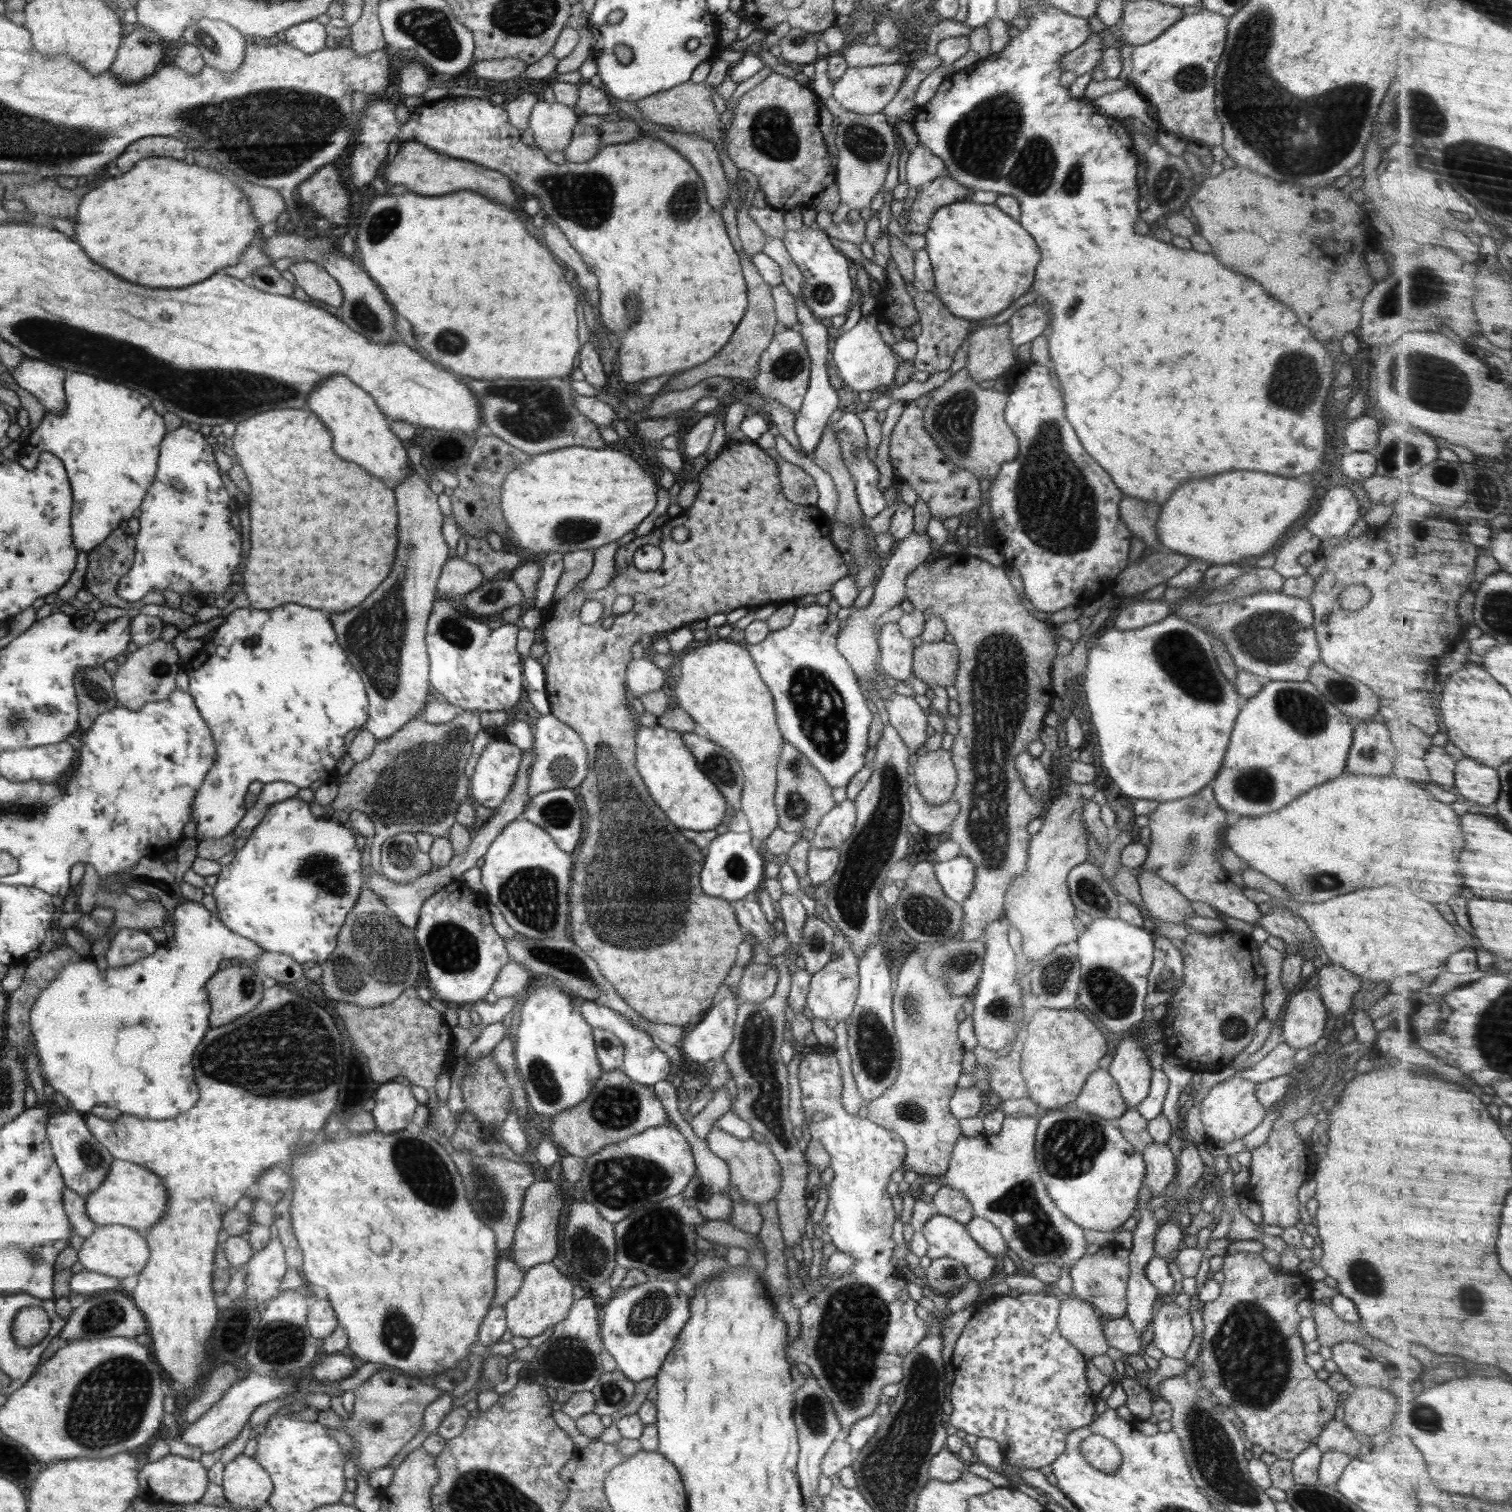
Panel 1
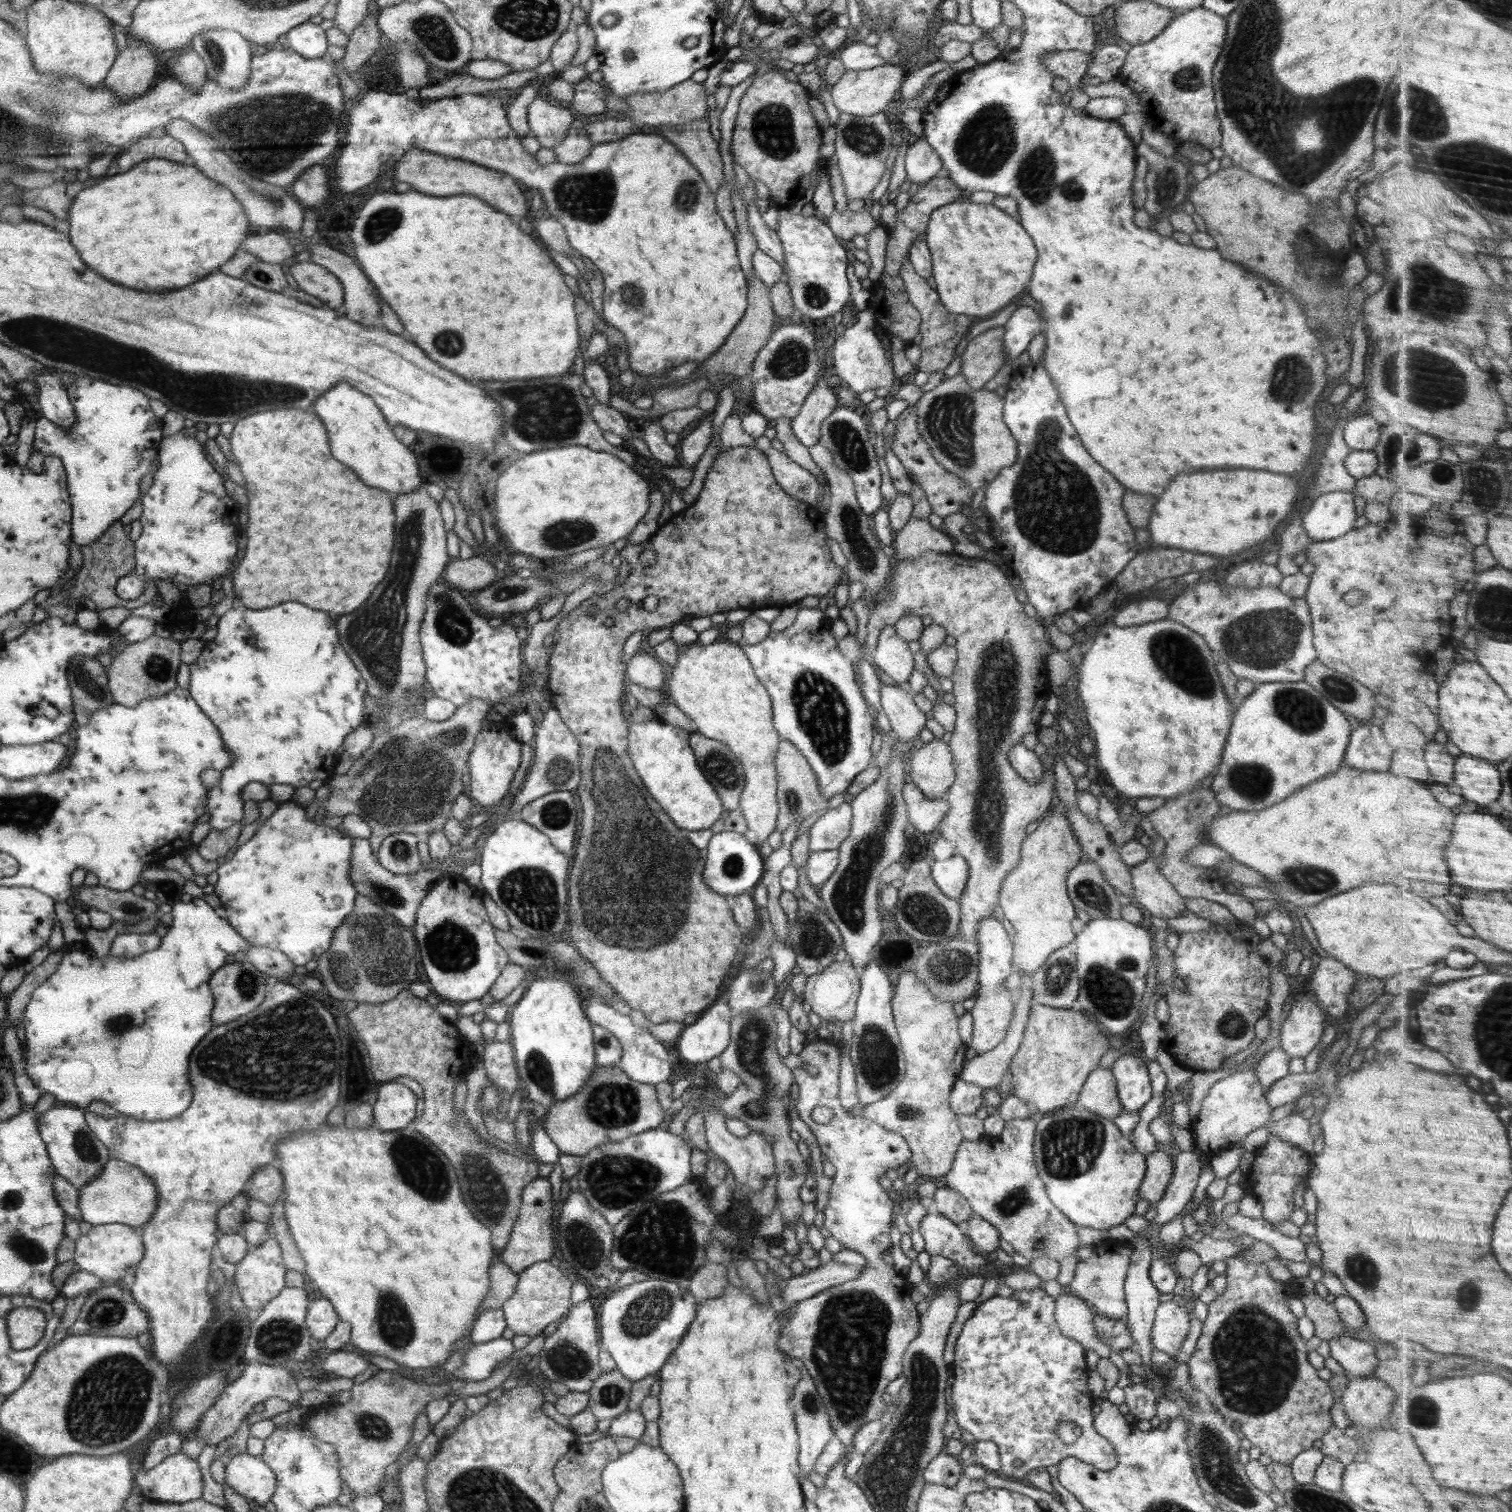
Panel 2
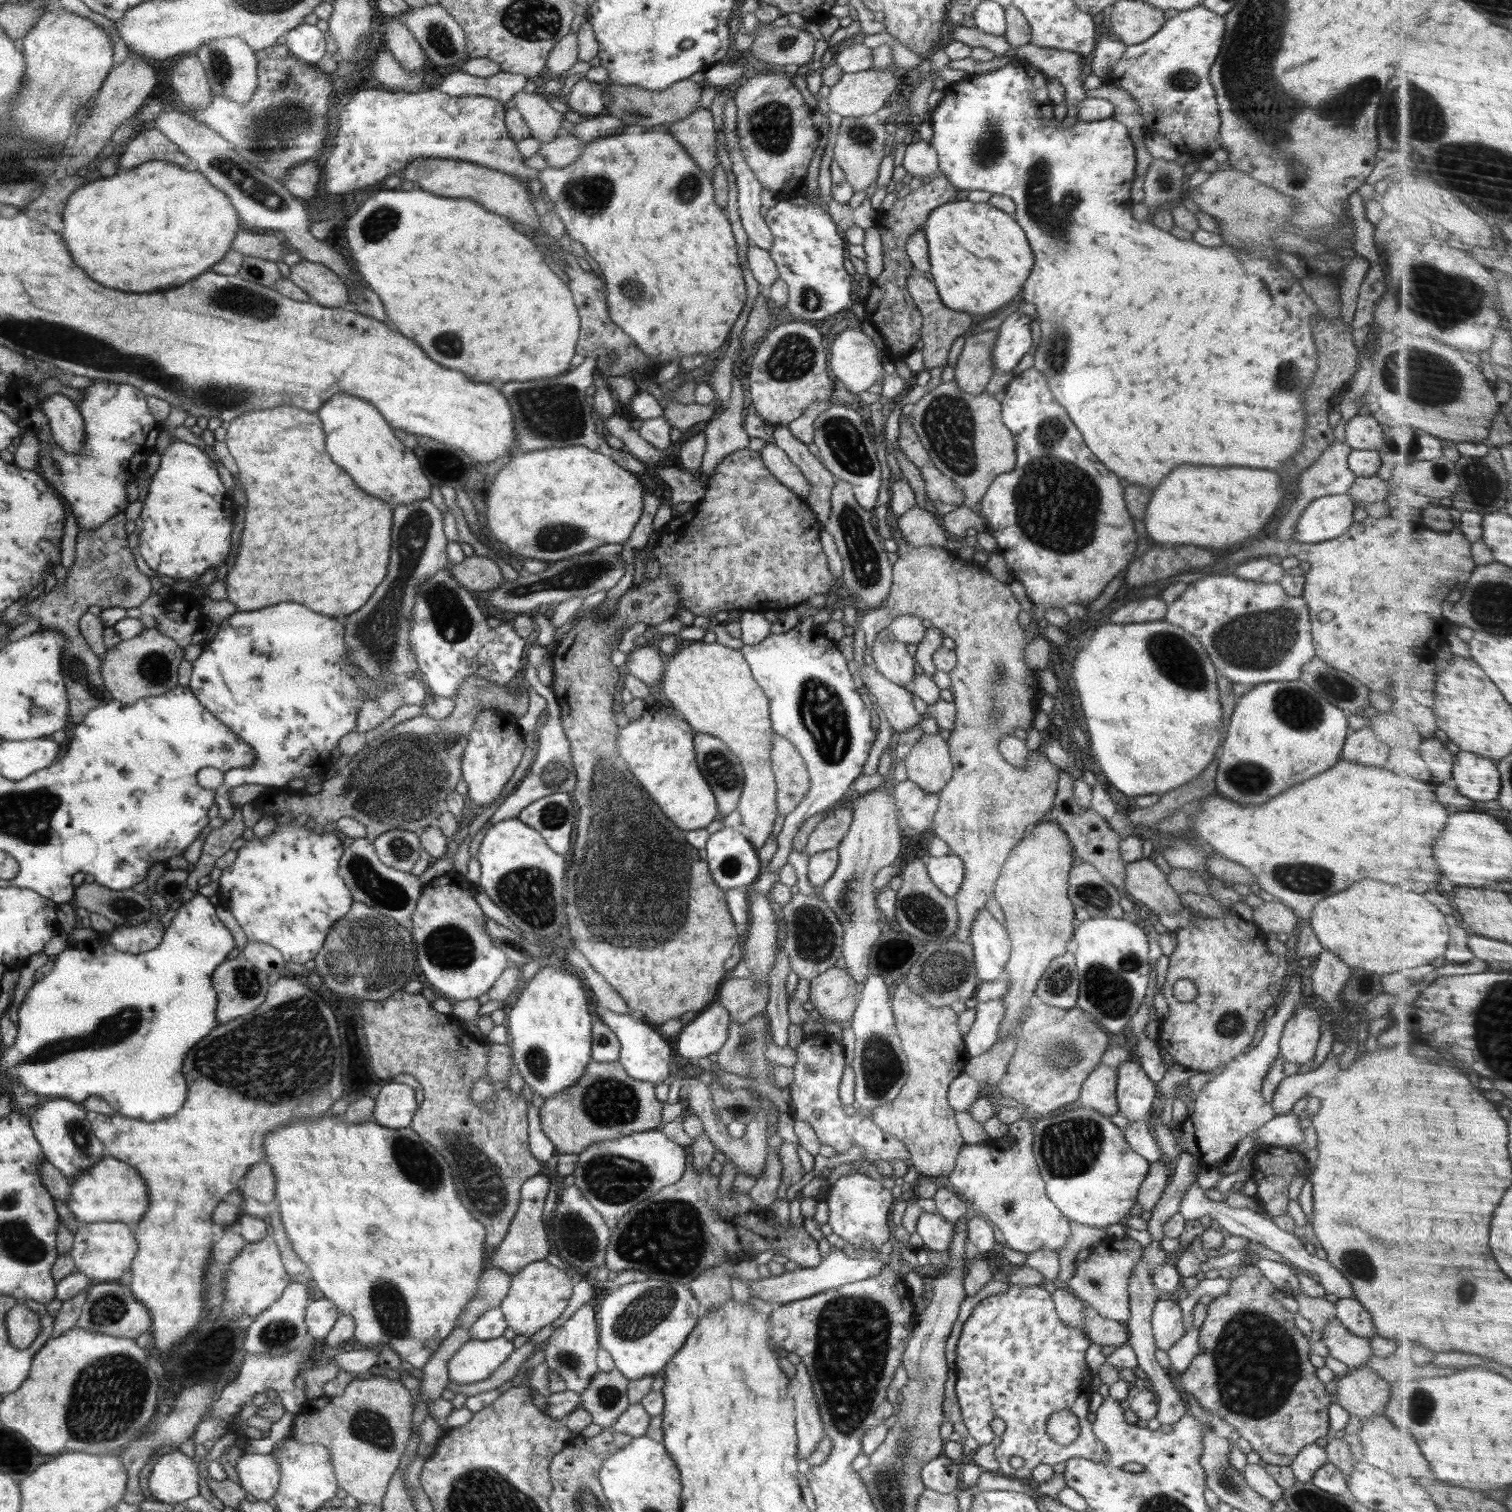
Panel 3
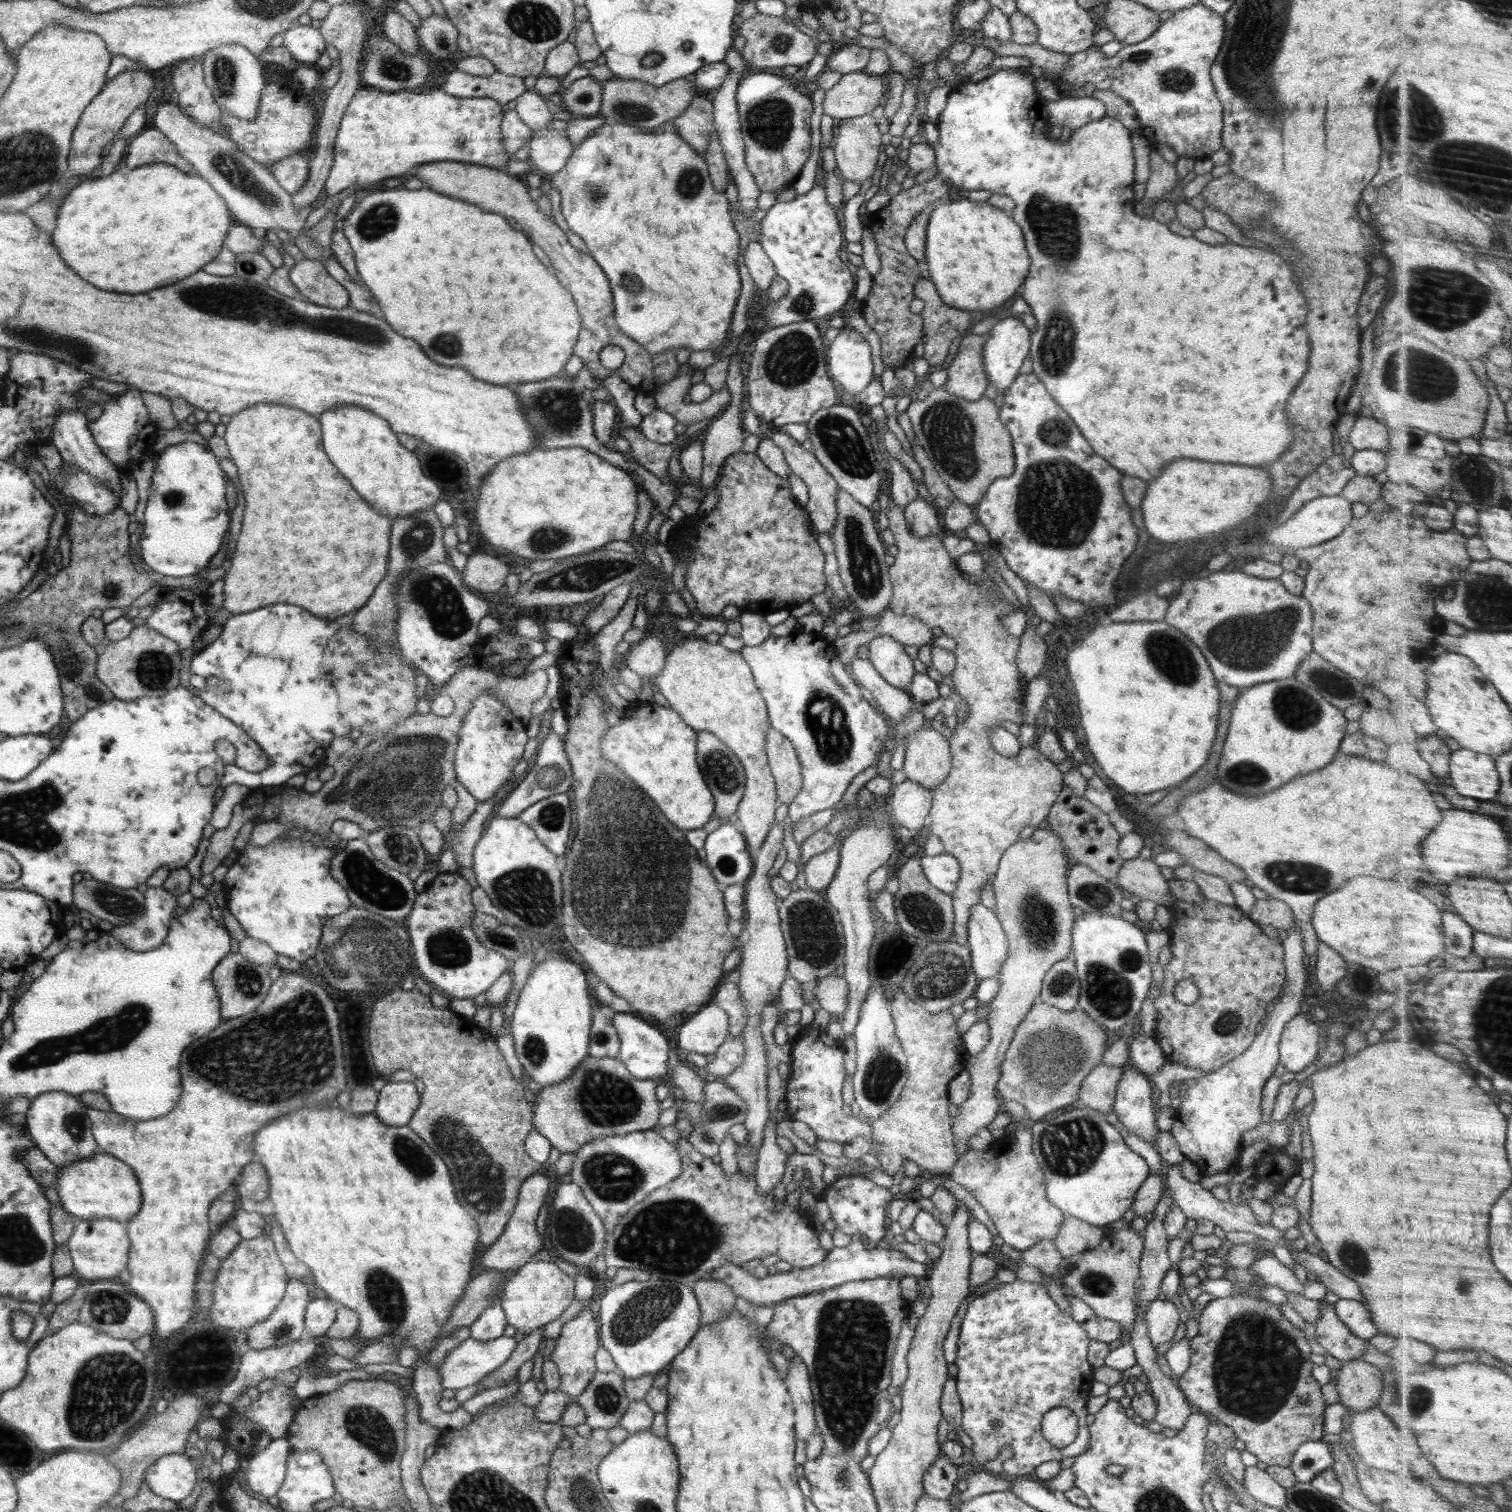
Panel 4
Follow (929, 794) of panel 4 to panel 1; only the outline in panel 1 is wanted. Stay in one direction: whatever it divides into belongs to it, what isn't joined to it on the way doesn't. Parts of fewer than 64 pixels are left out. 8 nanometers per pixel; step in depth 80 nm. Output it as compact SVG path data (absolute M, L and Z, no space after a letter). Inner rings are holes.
M911 782L907 790L907 797L911 806L913 823L928 834L948 832L958 816L959 804L950 799L940 806L932 806L919 793L918 787Z

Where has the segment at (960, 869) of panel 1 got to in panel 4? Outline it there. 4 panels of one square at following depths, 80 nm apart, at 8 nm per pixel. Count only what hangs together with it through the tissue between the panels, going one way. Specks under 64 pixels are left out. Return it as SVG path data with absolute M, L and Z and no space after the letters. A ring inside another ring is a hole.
M945 852L938 856L922 856L920 862L932 886L949 895L956 890L961 868L951 854Z

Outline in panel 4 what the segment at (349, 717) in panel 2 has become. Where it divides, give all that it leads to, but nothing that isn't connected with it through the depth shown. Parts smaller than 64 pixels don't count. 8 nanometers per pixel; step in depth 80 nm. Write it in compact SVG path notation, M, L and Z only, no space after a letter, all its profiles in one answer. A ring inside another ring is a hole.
M272 604L260 610L252 610L250 614L236 614L236 616L231 614L223 624L218 638L195 653L190 665L191 689L218 713L243 729L261 746L269 760L269 767L260 772L247 771L236 764L224 764L217 787L225 788L234 782L251 789L284 785L296 774L307 774L324 766L326 750L332 739L351 732L351 726L340 718L339 696L336 689L328 680L328 674L324 676L320 672L323 650L337 630L340 630L340 626L332 620L316 618L314 614L308 614L308 610L298 606ZM208 676L224 678L229 684L229 691L222 696L211 691L207 687Z

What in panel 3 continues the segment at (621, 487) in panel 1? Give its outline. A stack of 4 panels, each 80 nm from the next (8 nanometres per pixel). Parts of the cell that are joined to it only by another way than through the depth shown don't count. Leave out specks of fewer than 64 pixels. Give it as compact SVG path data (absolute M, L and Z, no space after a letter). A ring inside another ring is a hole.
M568 446L567 448L546 448L529 451L528 453L519 452L514 454L490 484L490 490L483 502L485 503L486 524L488 524L489 532L493 533L498 542L506 544L511 552L541 561L561 561L577 554L588 553L589 550L605 544L626 542L642 515L642 496L644 496L644 485L639 475L630 474L628 470L618 466L610 456L604 456L604 454L589 450L586 446Z

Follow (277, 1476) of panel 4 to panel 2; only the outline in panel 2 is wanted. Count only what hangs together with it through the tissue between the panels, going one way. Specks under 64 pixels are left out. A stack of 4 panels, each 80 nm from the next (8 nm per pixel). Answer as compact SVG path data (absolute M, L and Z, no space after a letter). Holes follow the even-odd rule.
M239 1453L225 1466L225 1483L246 1499L264 1505L276 1490L276 1474L268 1468L260 1456Z

